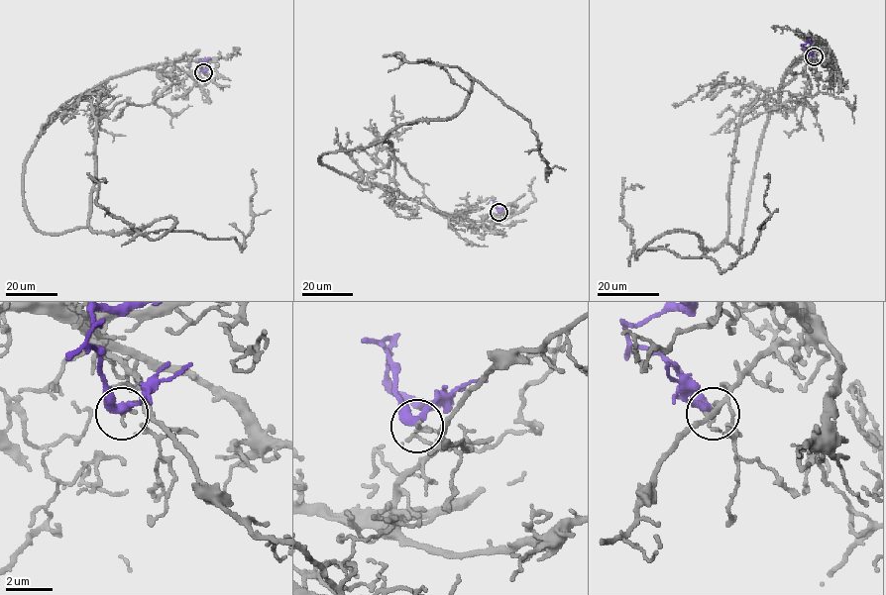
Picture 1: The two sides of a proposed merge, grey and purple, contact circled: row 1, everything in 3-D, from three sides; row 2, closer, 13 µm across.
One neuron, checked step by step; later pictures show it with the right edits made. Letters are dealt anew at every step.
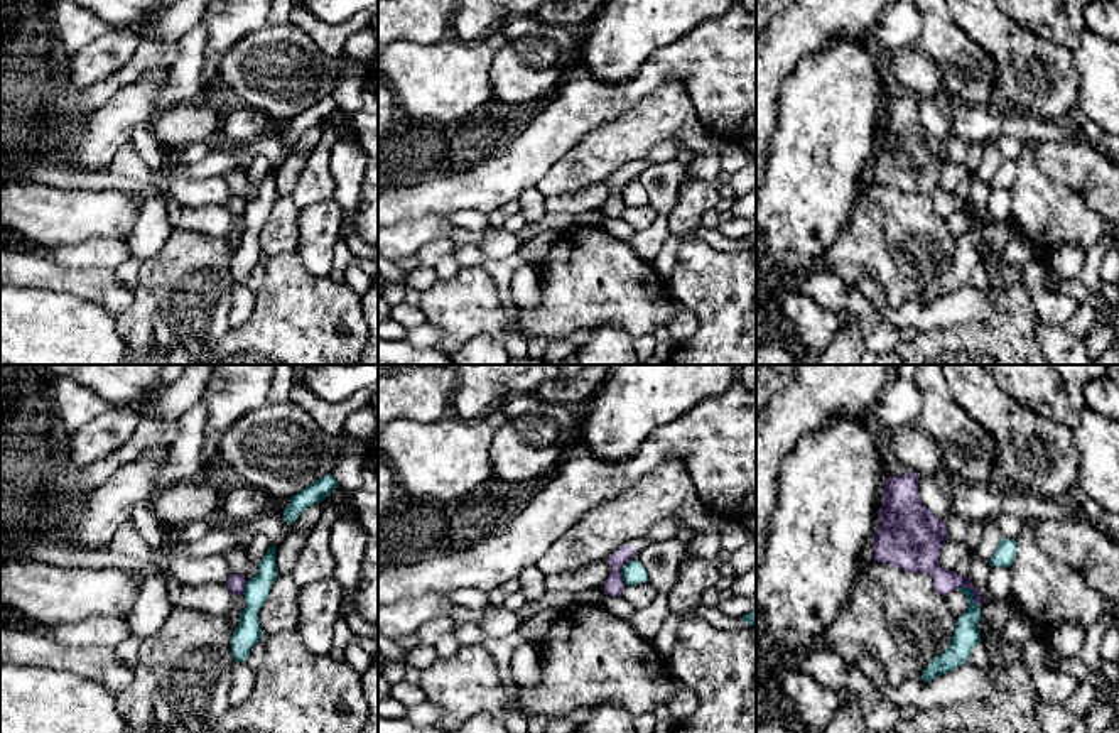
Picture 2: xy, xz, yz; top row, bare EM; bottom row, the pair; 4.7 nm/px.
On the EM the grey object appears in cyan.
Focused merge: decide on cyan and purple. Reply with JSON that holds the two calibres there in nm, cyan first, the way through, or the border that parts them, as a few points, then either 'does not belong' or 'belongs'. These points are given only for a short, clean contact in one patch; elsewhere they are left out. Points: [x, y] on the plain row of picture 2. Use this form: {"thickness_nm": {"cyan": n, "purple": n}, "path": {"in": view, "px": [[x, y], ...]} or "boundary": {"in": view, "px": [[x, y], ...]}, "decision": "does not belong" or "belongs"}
{"thickness_nm": {"cyan": 120, "purple": 120}, "boundary": {"in": "yz", "px": [[957, 210], [966, 208], [978, 227]]}, "decision": "does not belong"}

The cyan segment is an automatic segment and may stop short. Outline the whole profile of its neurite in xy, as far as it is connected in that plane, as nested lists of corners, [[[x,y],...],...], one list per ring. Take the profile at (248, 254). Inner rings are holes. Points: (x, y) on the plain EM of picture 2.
[[[272,166],[258,186],[257,198],[246,203],[243,214],[246,230],[240,235],[240,247],[231,258],[231,277],[241,285],[263,255],[258,236],[277,199],[275,172],[277,169]]]

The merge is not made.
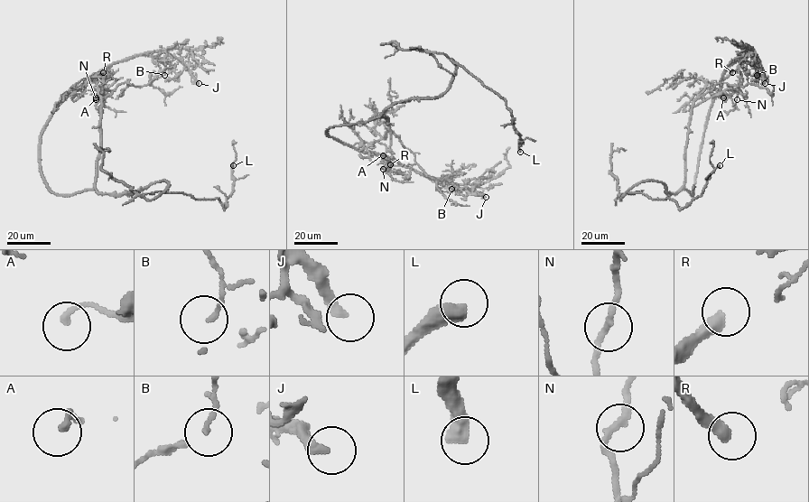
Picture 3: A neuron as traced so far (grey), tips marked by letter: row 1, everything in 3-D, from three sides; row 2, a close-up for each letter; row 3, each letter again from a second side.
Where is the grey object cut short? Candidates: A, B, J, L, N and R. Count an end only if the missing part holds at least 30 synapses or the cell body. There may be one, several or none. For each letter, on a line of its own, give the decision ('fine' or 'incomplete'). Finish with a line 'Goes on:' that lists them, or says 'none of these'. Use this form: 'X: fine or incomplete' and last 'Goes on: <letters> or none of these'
A: fine
B: fine
J: incomplete
L: incomplete
N: fine
R: incomplete
Goes on: J, L, R

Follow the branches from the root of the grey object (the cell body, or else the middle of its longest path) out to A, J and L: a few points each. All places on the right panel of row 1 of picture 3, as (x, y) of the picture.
A: (685, 171), (691, 110), (700, 102), (724, 92), (728, 95), (723, 97)
J: (685, 171), (691, 107), (706, 83), (710, 82), (719, 89), (724, 72), (748, 51), (759, 61), (765, 83)
L: (685, 171), (675, 193), (652, 181), (627, 191), (670, 199), (682, 209), (701, 194), (720, 165)

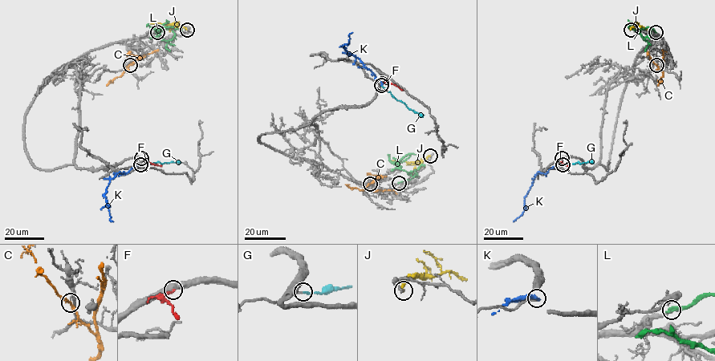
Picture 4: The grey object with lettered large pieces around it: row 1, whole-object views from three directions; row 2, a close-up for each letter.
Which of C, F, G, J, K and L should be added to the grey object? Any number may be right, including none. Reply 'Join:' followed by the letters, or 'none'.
Join: G

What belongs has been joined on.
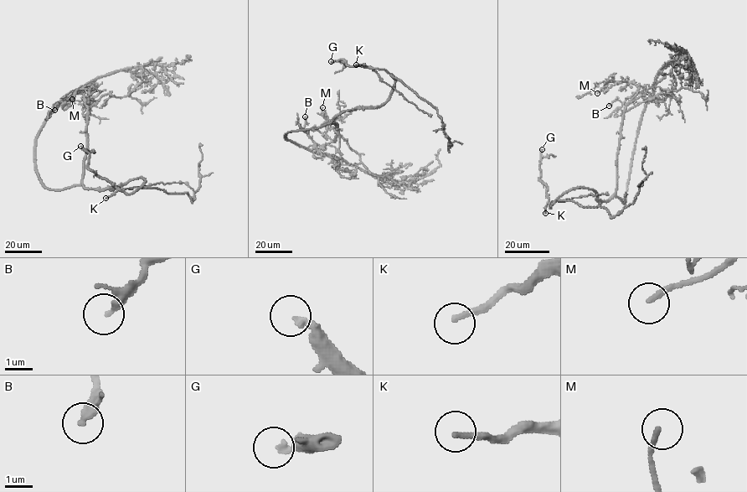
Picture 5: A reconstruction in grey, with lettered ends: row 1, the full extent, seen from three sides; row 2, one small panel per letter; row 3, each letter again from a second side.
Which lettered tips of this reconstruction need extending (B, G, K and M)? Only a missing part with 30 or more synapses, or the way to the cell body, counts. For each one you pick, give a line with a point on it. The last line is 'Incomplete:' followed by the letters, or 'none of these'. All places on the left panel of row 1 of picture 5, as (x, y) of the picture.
Incomplete: none of these

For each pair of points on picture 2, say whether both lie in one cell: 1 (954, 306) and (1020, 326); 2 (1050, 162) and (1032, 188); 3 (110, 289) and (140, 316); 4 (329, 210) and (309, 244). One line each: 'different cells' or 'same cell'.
1: different cells
2: different cells
3: different cells
4: same cell

